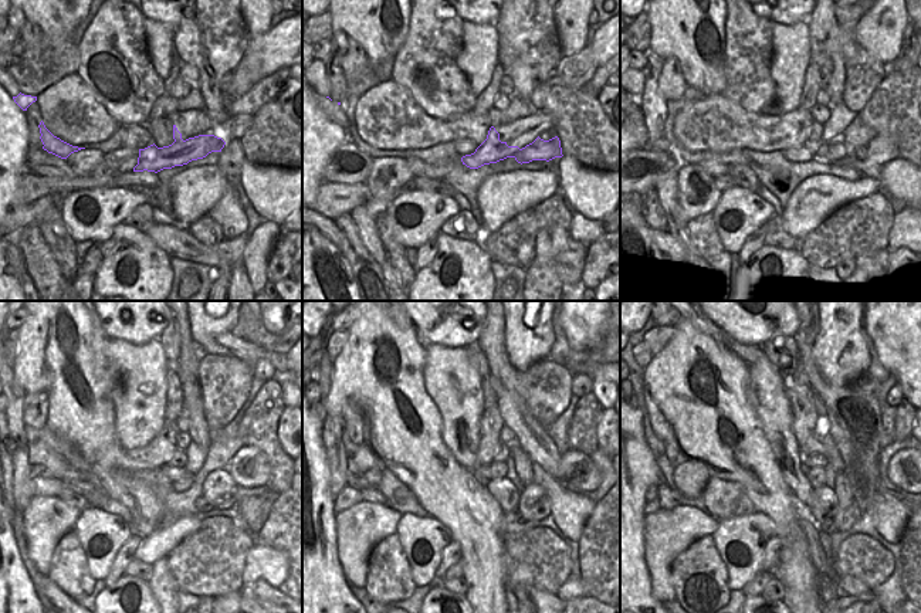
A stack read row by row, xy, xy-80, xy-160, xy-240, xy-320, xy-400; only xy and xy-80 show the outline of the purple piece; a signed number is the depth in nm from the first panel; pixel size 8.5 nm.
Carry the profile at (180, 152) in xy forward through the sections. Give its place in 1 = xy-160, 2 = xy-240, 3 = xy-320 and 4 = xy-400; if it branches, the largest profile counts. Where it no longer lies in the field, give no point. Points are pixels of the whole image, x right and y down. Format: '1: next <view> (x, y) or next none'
1: next xy-160 (881, 149)
2: next xy-240 (250, 468)
3: next xy-320 (578, 471)
4: next xy-400 (908, 468)

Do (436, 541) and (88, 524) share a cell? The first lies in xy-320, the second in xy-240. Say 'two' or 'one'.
one

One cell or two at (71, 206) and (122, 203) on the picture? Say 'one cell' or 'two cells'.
one cell

